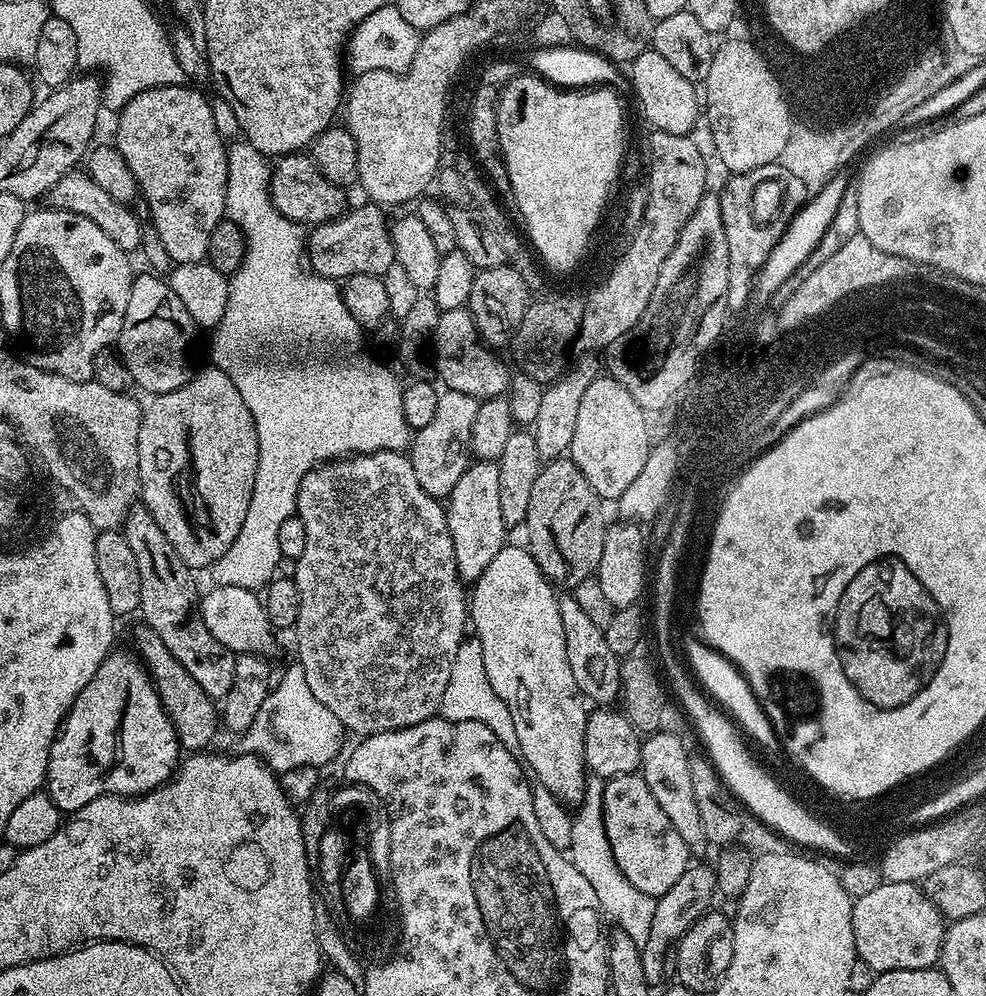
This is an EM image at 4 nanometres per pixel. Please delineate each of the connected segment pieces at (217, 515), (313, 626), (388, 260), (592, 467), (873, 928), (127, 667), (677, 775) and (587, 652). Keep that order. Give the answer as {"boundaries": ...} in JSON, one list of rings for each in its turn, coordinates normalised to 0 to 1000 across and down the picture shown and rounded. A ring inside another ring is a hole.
{"boundaries":[[[[218,367],[207,369],[204,373],[203,370],[196,372],[192,382],[185,388],[181,388],[181,392],[161,395],[155,402],[158,403],[151,410],[149,407],[145,411],[142,422],[140,472],[142,473],[144,505],[147,510],[152,512],[152,516],[160,524],[160,528],[164,528],[168,540],[172,540],[176,552],[190,564],[192,571],[199,572],[199,570],[207,569],[207,571],[210,571],[223,562],[229,556],[229,552],[233,552],[233,548],[241,540],[241,536],[249,524],[249,518],[254,512],[254,504],[258,496],[258,484],[260,483],[260,473],[262,472],[262,456],[264,455],[260,425],[249,408],[249,404],[245,404],[245,396],[241,396],[241,388],[237,388],[234,380],[224,369]]],[[[402,452],[354,456],[348,460],[338,460],[322,469],[315,470],[306,480],[300,497],[299,517],[310,528],[310,552],[306,560],[299,563],[298,581],[306,608],[302,612],[302,624],[298,632],[300,647],[304,650],[303,667],[308,670],[311,688],[323,704],[335,713],[345,729],[354,736],[362,735],[362,740],[377,739],[381,735],[395,735],[412,729],[420,729],[429,723],[439,722],[449,705],[453,686],[456,685],[457,669],[465,657],[468,644],[472,642],[471,620],[473,624],[473,590],[462,572],[461,552],[457,534],[454,531],[454,516],[451,507],[443,499],[432,496],[424,488],[424,479],[413,457]]],[[[380,203],[369,205],[343,220],[319,226],[313,234],[310,245],[314,255],[313,266],[322,276],[340,281],[350,281],[359,275],[387,277],[402,263],[397,228],[389,217],[390,210]]],[[[614,376],[605,377],[604,381],[596,383],[594,387],[594,396],[590,396],[590,408],[586,408],[586,424],[582,427],[582,444],[578,451],[578,461],[588,470],[588,474],[594,480],[594,484],[598,484],[598,488],[605,494],[614,503],[624,503],[635,492],[635,488],[639,488],[639,484],[643,484],[649,478],[654,477],[655,471],[658,469],[659,446],[657,448],[657,422],[654,411],[649,409],[644,400],[640,398],[633,386],[628,381],[613,378]]],[[[896,886],[888,894],[866,904],[864,933],[869,961],[891,978],[946,971],[953,963],[959,925],[936,891],[919,886]]],[[[111,654],[99,669],[95,681],[85,687],[85,692],[69,712],[69,718],[65,720],[61,734],[49,754],[47,794],[65,817],[77,815],[101,799],[137,801],[155,795],[163,787],[173,784],[185,759],[178,731],[166,712],[166,706],[162,704],[162,697],[150,672],[141,658],[134,656],[133,659],[130,655],[118,654]]],[[[666,733],[649,748],[649,765],[655,789],[659,789],[659,797],[667,801],[667,809],[671,809],[671,817],[680,821],[680,829],[688,833],[692,845],[696,845],[699,856],[703,860],[710,859],[720,851],[716,833],[712,829],[709,810],[704,803],[703,782],[700,773],[700,755],[682,735]]],[[[569,595],[565,602],[572,643],[575,645],[575,664],[578,665],[579,676],[582,677],[583,687],[586,688],[589,698],[606,709],[623,706],[621,704],[624,701],[626,704],[631,697],[631,670],[628,669],[628,660],[622,657],[612,632],[595,619],[581,595]]]]}

